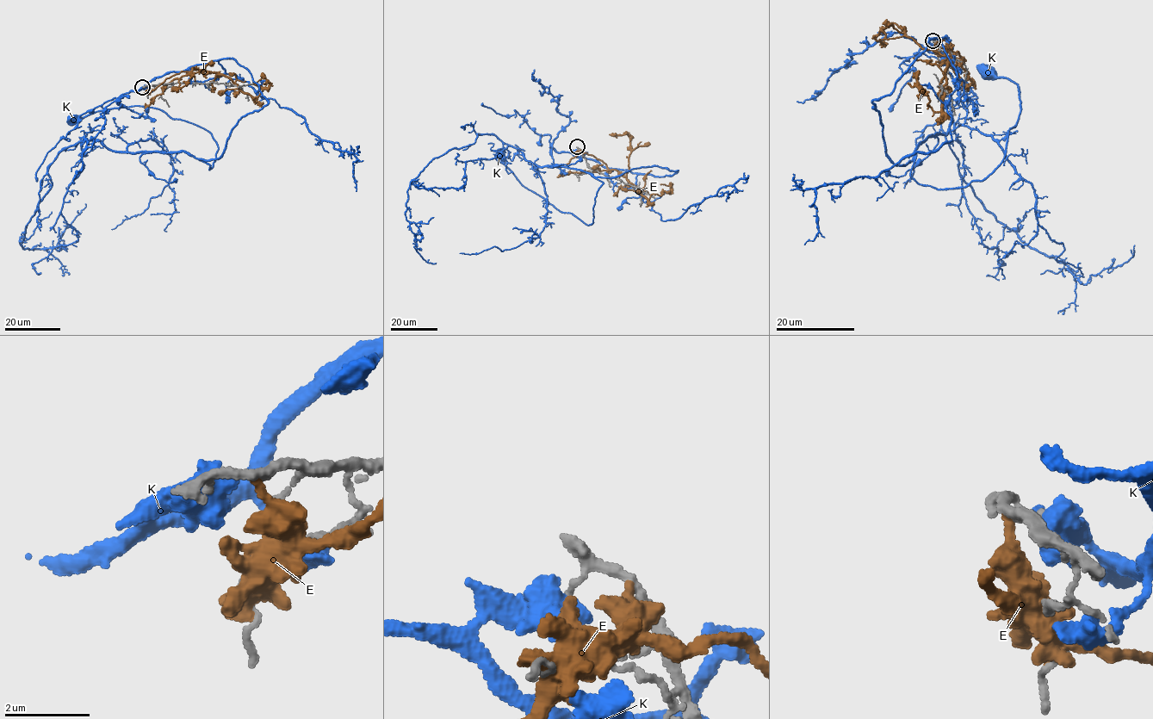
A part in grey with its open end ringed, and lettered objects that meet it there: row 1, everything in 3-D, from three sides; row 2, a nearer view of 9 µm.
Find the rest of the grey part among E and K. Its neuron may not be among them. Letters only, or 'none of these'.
none of these

